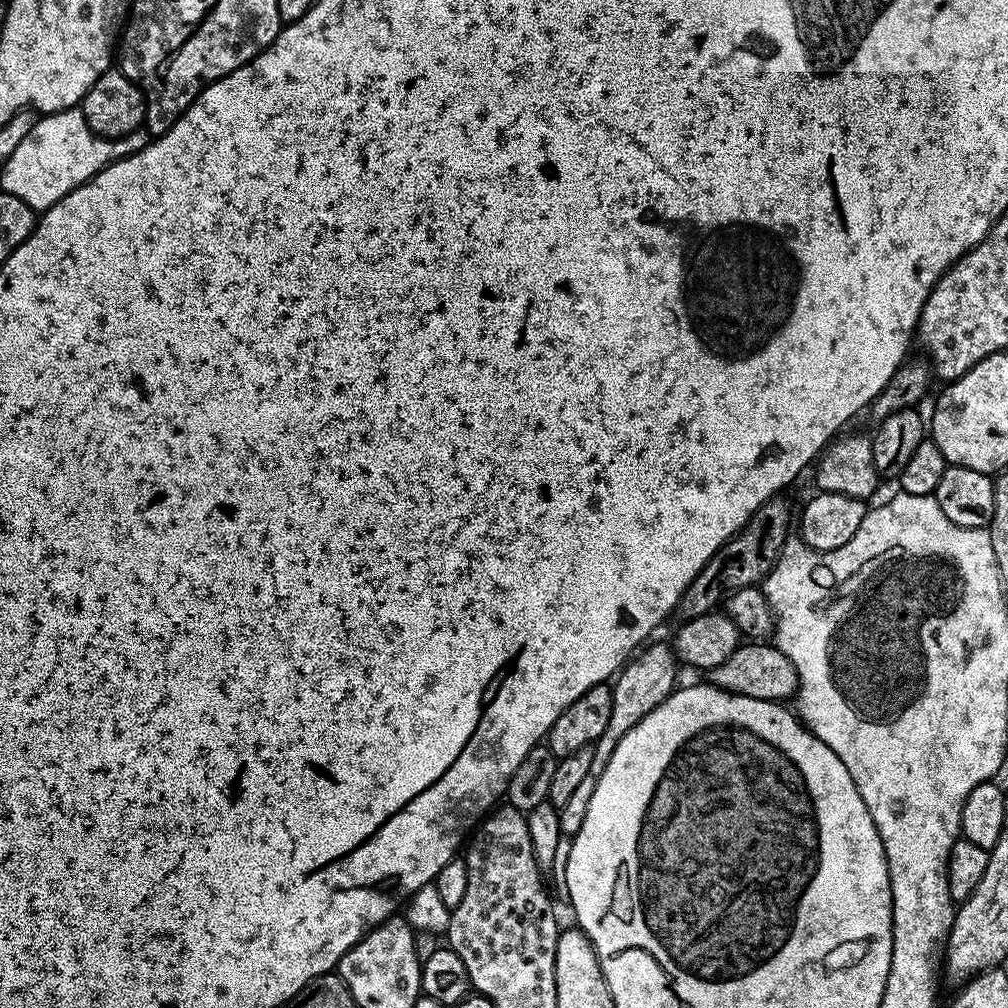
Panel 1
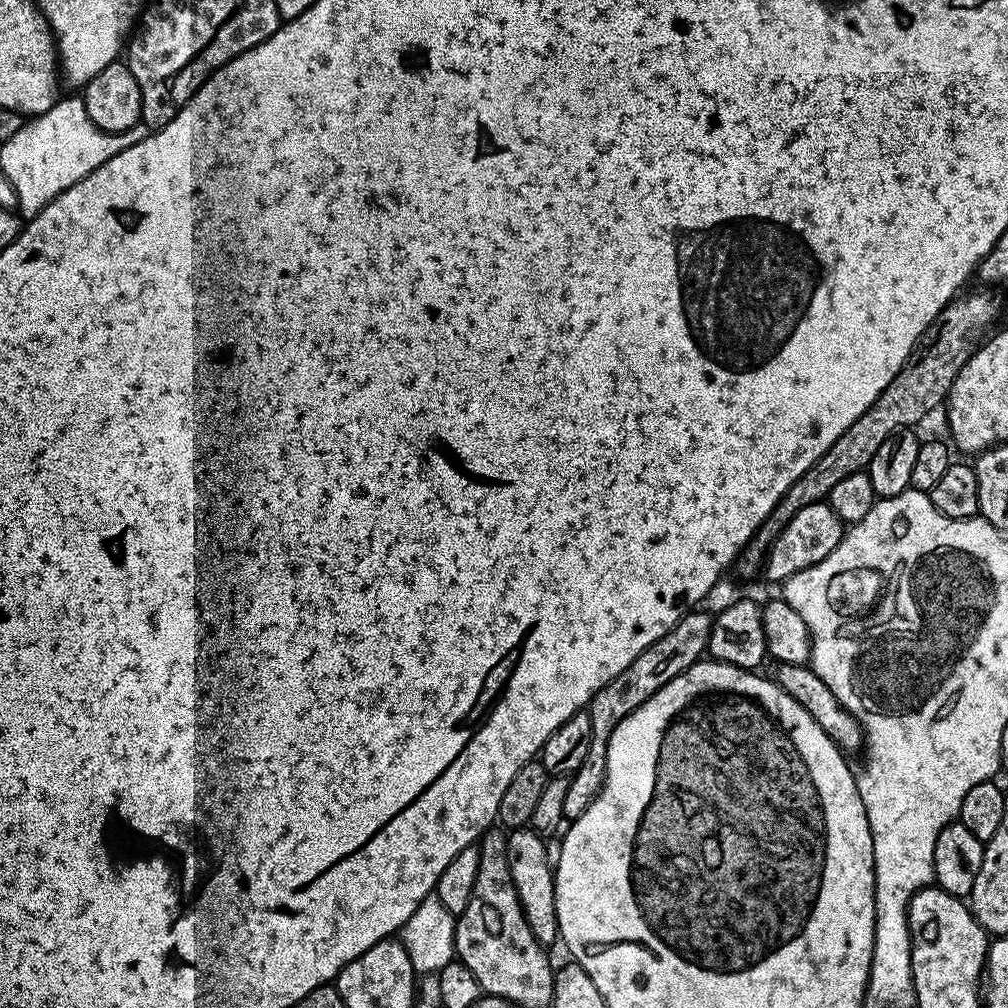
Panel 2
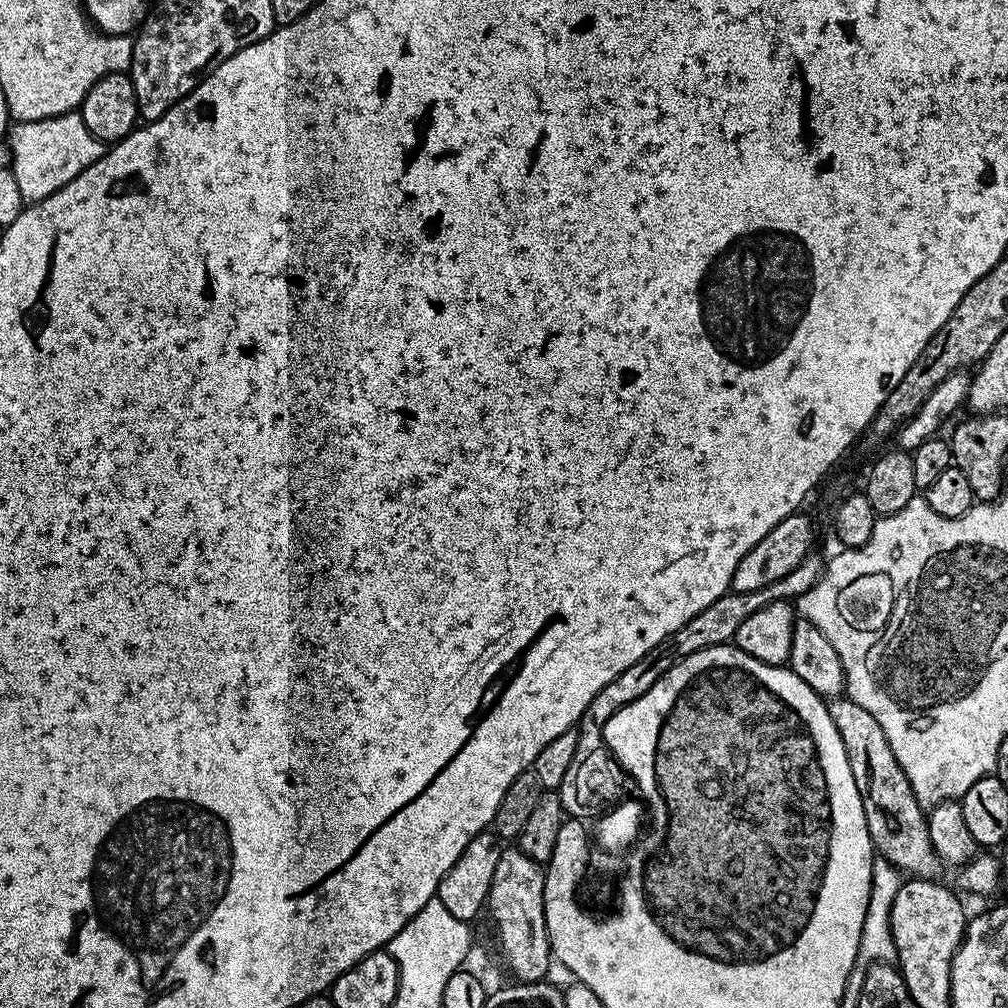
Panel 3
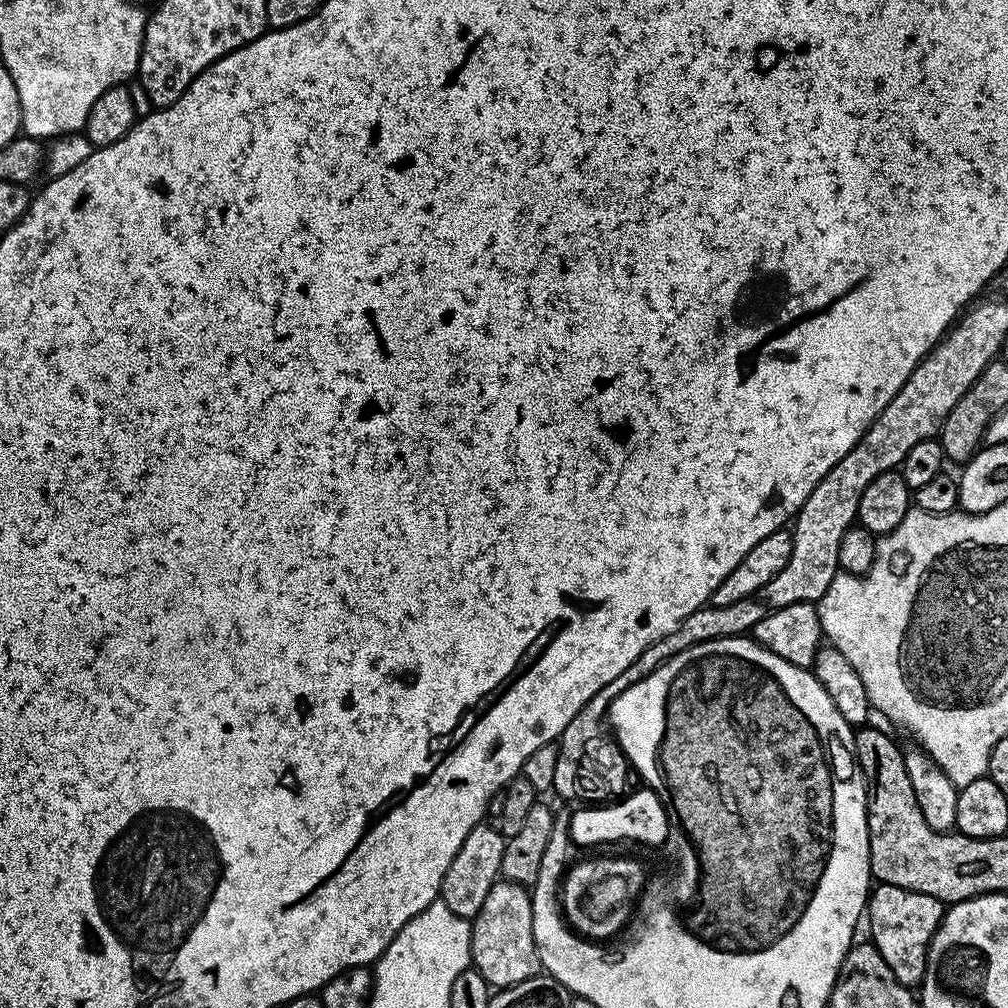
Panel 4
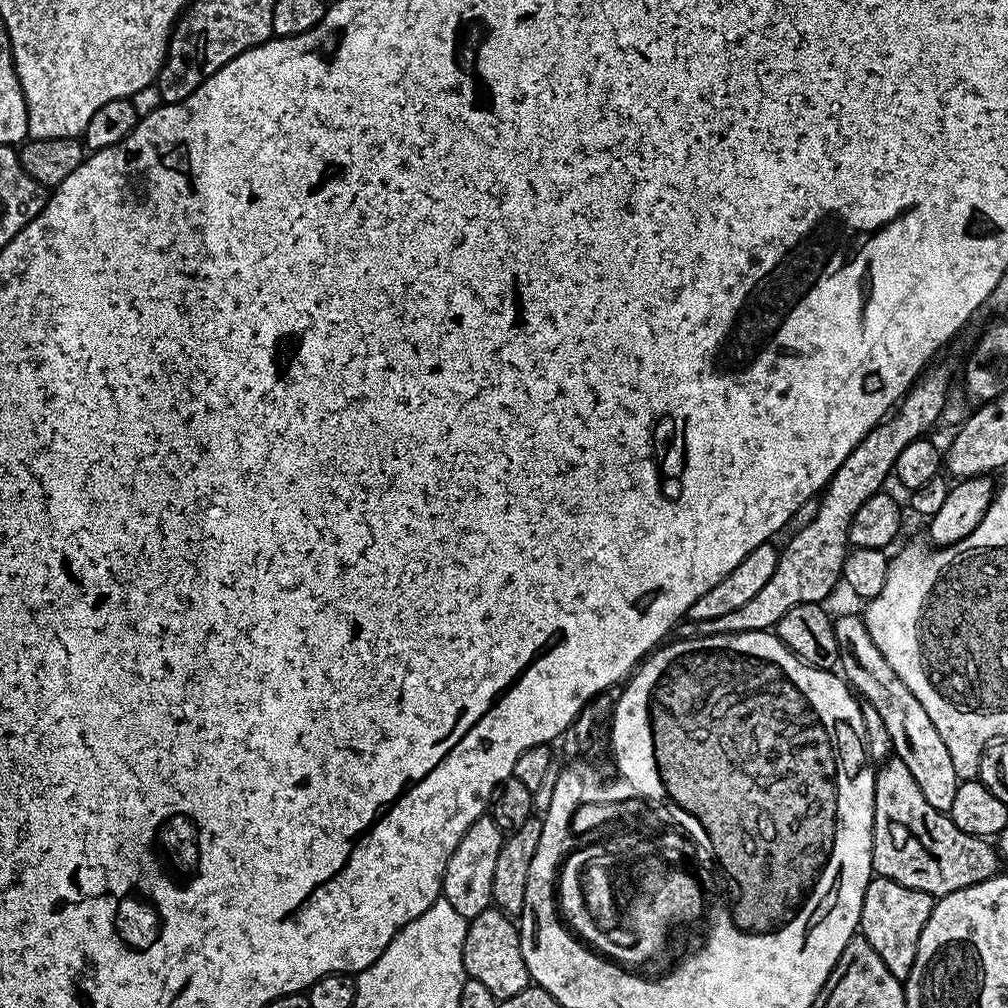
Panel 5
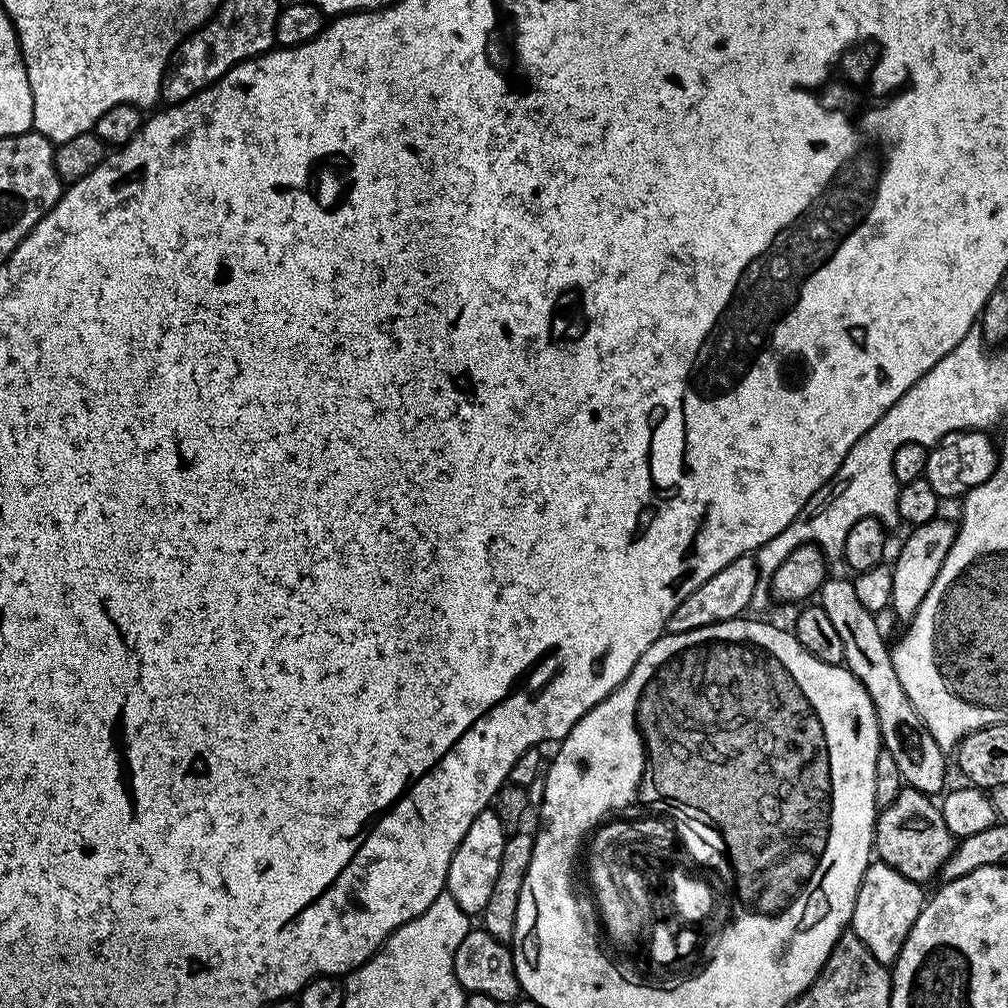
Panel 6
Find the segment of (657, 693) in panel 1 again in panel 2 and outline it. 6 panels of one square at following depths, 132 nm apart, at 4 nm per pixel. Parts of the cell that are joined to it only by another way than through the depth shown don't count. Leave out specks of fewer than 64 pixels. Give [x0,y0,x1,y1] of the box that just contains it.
[564,611,714,821]

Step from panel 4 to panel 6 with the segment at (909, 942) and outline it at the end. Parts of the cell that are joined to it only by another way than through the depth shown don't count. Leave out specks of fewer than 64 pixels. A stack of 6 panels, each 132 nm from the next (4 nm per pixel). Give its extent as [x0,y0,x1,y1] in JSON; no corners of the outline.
[851,862,926,966]

